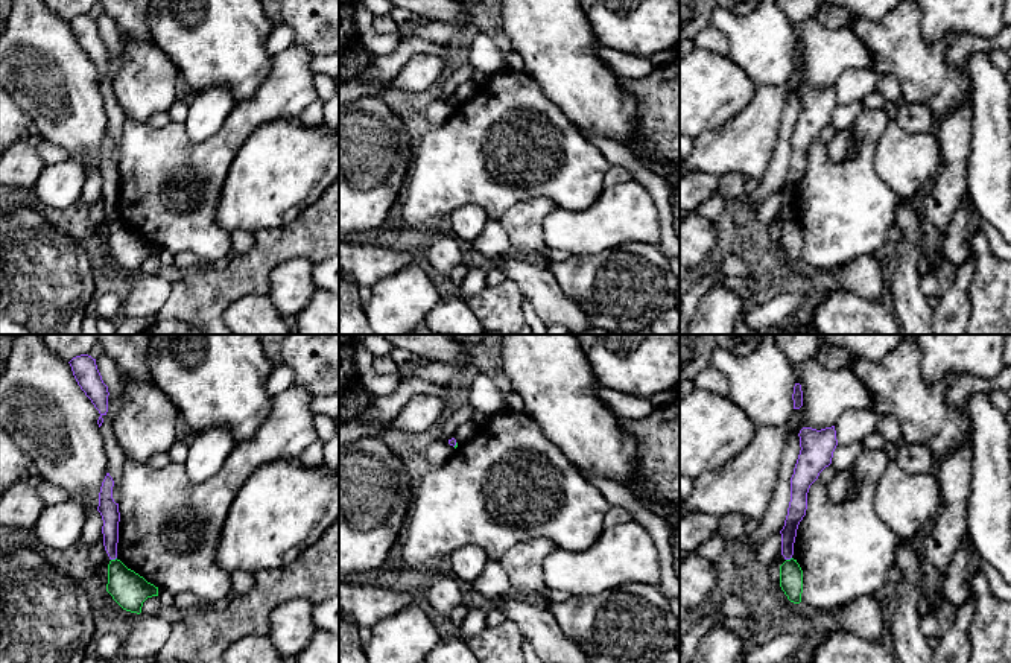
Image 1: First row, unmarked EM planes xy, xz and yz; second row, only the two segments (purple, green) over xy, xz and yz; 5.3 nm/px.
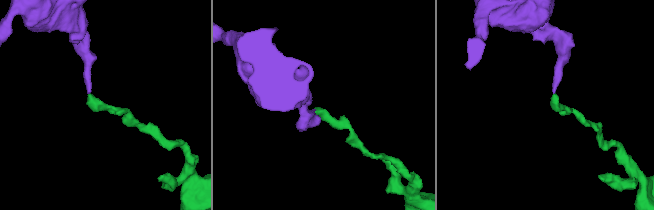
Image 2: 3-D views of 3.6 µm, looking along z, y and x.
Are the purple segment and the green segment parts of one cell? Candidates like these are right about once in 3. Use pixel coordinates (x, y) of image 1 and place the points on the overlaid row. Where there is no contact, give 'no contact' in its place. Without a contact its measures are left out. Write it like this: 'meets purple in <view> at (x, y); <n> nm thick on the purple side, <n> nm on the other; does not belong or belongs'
meets purple in xy at (113, 558); 100 nm thick on the purple side, 190 nm on the other; does not belong

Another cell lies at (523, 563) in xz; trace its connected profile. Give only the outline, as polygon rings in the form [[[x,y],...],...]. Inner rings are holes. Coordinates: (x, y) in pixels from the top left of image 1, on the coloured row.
[[[537,537],[514,544],[499,561],[505,567],[514,593],[544,593],[543,566],[547,555],[558,546]]]

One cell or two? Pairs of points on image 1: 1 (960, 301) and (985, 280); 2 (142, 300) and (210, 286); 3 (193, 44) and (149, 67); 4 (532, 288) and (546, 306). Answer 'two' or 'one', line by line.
1: two
2: two
3: two
4: one

